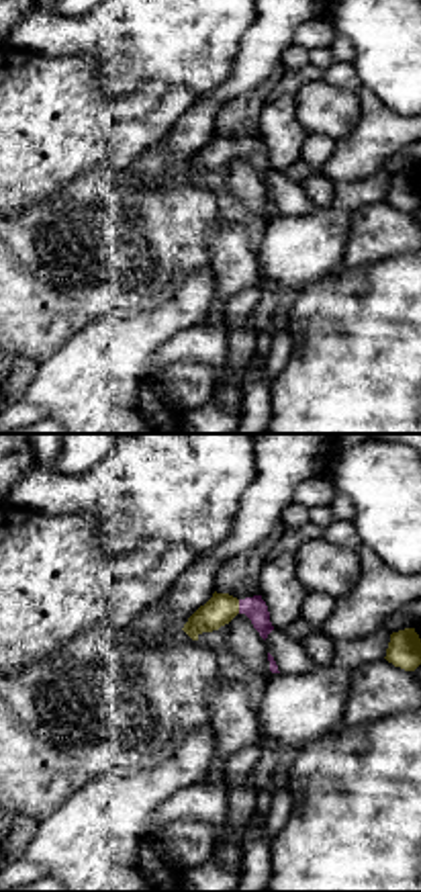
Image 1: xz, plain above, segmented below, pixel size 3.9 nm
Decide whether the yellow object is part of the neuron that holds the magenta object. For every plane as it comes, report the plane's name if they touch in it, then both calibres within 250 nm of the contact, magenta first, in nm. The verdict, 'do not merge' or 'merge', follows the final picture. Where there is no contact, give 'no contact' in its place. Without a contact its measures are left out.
xz | 90/120 nm

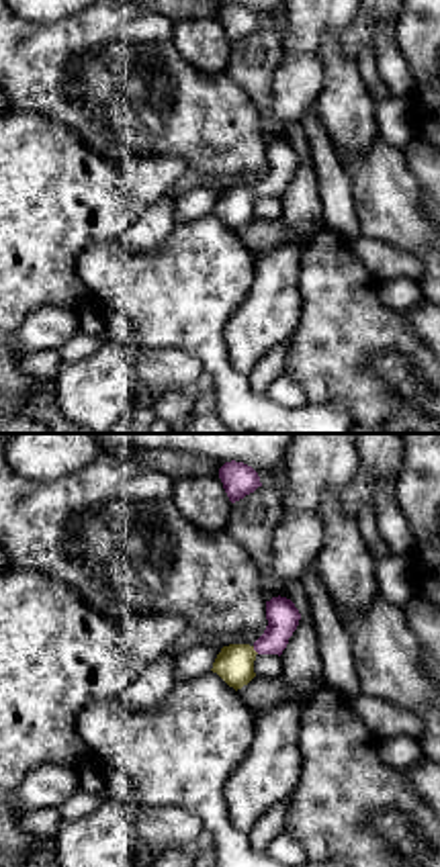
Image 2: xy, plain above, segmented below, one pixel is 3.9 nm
xy | 130/150 nm

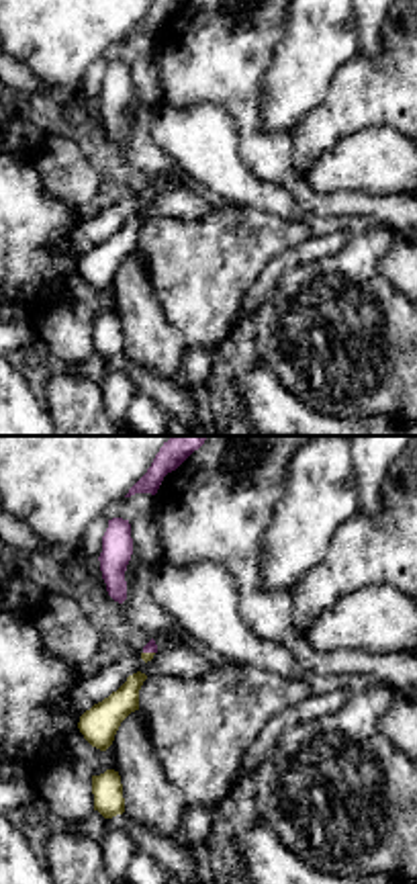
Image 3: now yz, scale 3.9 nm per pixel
yz | 50/40 nm

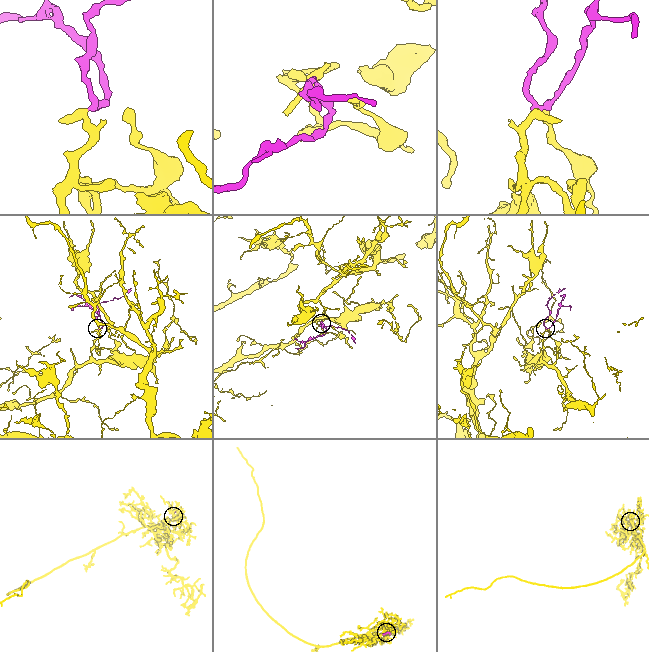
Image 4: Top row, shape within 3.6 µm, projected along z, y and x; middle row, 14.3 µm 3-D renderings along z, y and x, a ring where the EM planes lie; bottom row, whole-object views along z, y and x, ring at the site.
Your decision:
merge

